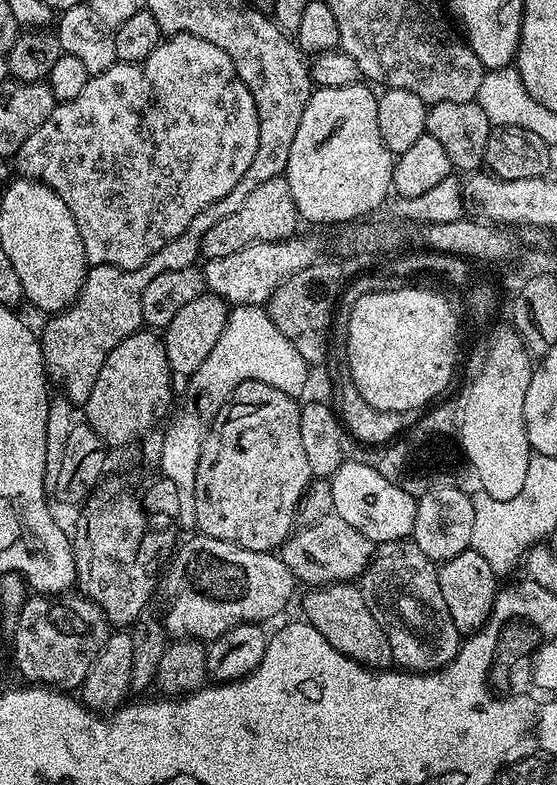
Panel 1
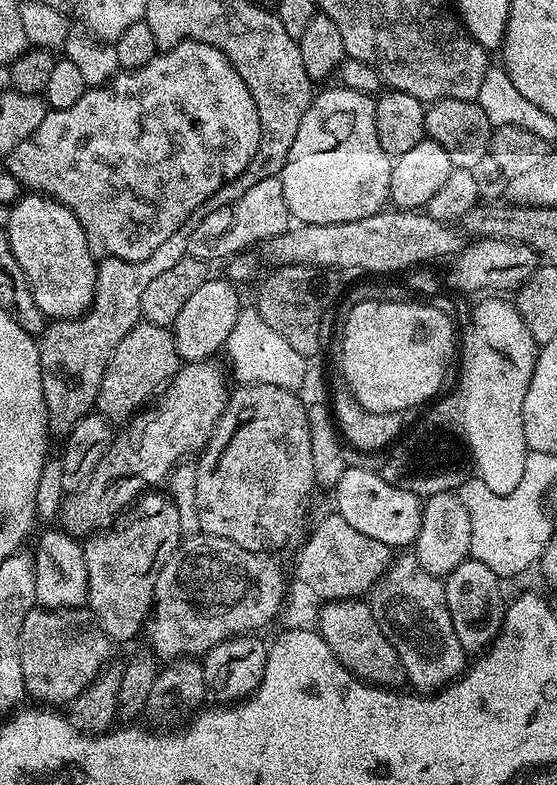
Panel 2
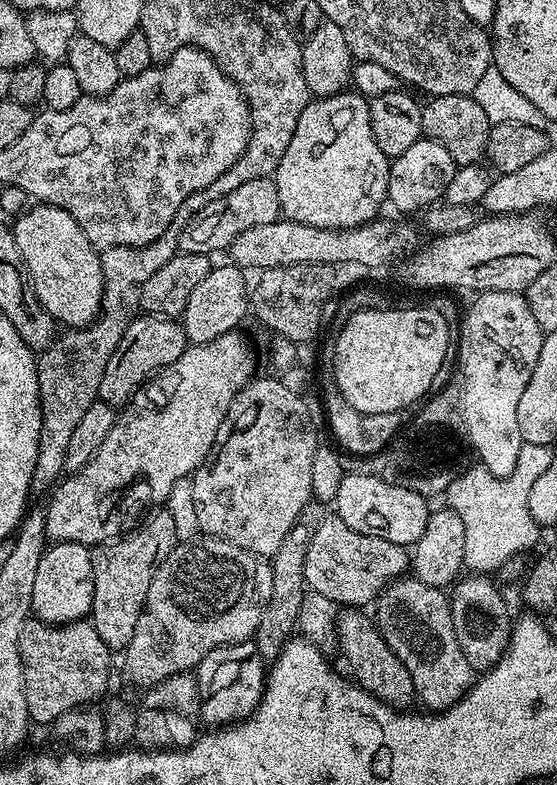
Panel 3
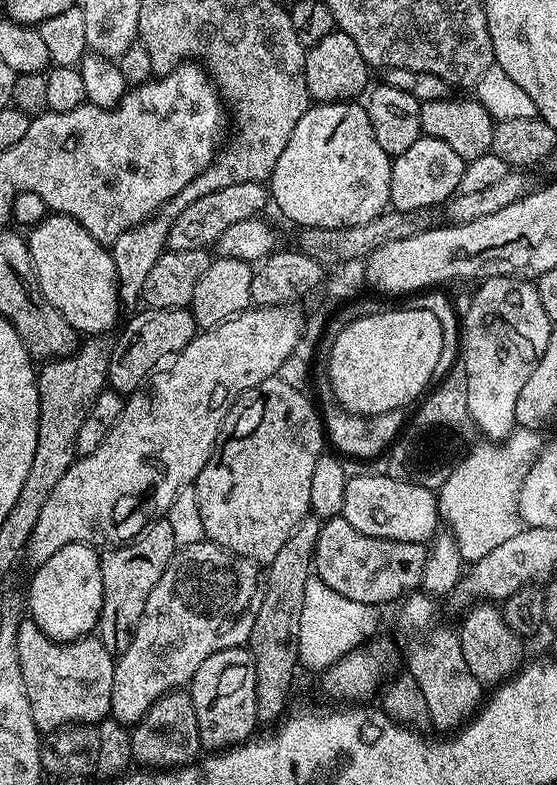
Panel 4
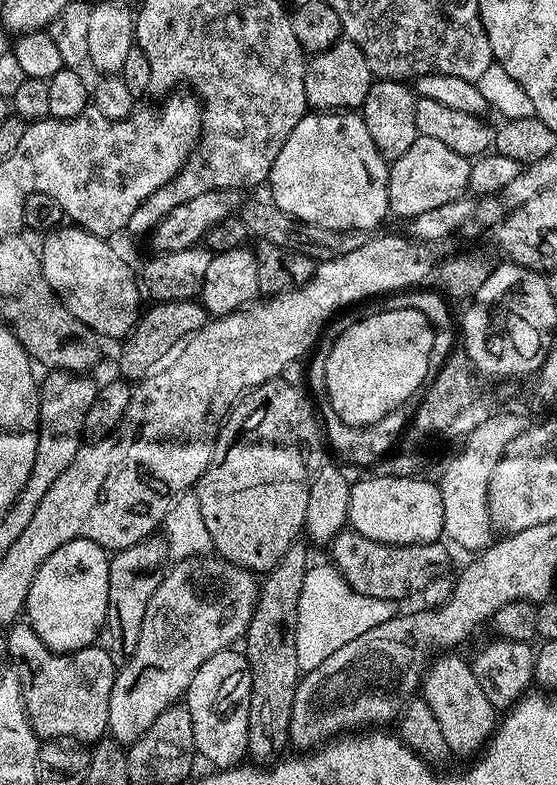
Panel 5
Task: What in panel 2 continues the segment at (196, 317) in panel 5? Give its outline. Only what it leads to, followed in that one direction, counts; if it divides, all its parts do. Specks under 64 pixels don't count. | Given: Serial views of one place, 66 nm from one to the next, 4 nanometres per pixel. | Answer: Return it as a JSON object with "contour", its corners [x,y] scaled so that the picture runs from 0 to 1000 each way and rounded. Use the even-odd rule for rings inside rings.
{"contour":[[[264,410],[244,413],[241,420],[233,420],[233,425],[219,431],[219,436],[212,436],[212,446],[205,446],[190,466],[190,476],[183,476],[183,492],[176,492],[171,524],[196,538],[235,535],[275,506],[302,493],[325,466],[327,460],[307,418]]]}

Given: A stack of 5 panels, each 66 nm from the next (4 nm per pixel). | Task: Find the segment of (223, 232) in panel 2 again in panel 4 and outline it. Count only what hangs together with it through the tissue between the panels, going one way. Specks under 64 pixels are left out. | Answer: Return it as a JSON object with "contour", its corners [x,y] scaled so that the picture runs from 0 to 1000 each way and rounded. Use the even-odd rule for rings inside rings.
{"contour":[[[467,229],[427,232],[420,237],[399,237],[399,242],[370,247],[355,252],[355,257],[341,257],[341,262],[334,262],[334,268],[327,268],[327,273],[320,273],[305,288],[300,320],[379,317],[399,293],[420,288],[420,283],[442,283],[442,278],[467,275],[474,259],[485,255],[483,241],[470,236]]]}

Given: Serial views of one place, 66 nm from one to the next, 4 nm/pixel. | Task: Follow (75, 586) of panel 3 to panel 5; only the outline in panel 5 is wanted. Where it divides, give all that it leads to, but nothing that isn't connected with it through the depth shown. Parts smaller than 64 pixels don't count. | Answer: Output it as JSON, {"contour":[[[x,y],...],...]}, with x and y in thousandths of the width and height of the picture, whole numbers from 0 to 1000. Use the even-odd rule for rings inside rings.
{"contour":[[[162,687],[118,690],[68,726],[50,753],[47,794],[93,831],[138,831],[174,819],[194,789],[196,704]]]}

